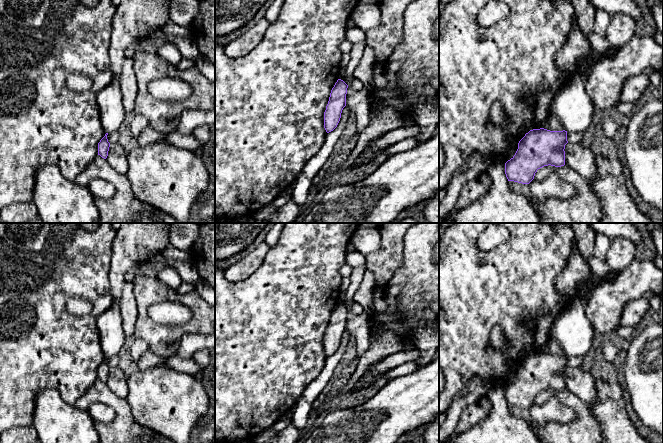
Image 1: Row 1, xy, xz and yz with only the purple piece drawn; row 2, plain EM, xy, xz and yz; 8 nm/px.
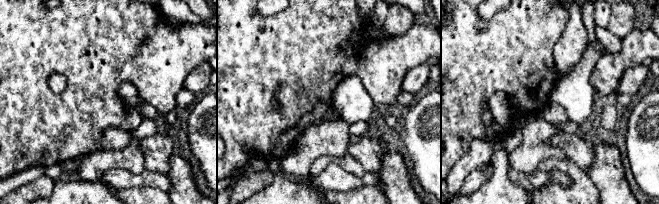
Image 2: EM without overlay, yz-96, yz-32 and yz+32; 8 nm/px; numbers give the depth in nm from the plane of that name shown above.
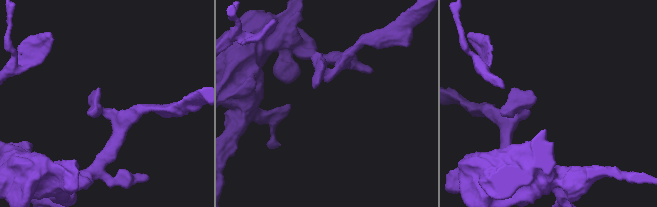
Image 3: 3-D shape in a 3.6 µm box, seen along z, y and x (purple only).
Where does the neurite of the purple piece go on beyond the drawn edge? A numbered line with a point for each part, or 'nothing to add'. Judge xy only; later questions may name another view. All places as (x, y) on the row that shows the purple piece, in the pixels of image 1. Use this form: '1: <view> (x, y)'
nothing to add

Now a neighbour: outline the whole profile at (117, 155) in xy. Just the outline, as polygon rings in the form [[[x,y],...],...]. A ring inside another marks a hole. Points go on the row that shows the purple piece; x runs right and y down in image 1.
[[[120,143],[110,144],[106,161],[119,174],[126,175],[128,172],[127,149]]]

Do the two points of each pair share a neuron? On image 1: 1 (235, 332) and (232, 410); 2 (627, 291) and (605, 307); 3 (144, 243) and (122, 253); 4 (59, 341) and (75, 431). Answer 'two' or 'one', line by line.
1: one
2: one
3: one
4: two

